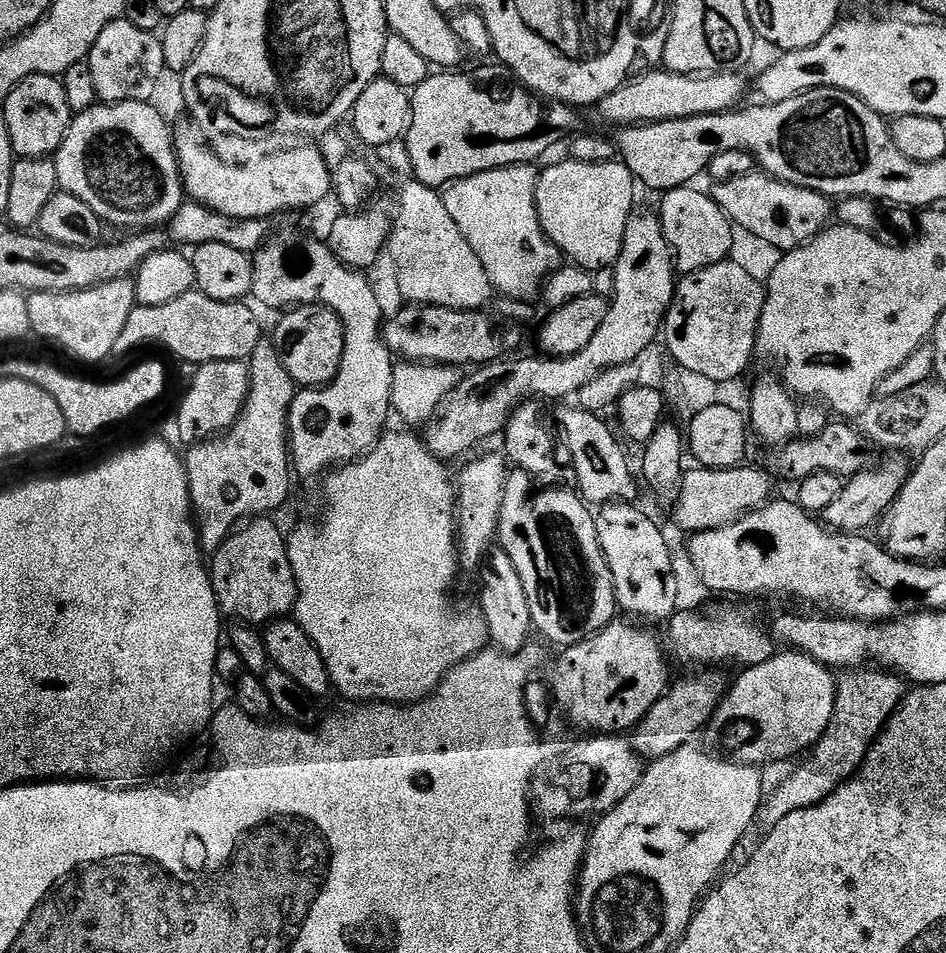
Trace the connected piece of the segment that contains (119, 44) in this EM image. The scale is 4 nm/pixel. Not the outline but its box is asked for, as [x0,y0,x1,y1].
[86,18,166,104]

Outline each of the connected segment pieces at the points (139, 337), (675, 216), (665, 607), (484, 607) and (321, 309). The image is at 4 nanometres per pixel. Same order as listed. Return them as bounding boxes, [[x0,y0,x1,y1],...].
[[116,290,262,366],[658,186,734,273],[595,502,677,622],[478,546,534,654],[274,304,344,389]]

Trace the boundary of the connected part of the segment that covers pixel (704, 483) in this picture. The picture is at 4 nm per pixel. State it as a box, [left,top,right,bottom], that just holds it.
[673,466,774,534]

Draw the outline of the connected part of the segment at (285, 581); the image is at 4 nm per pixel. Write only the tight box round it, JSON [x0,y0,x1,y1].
[210,515,296,626]

